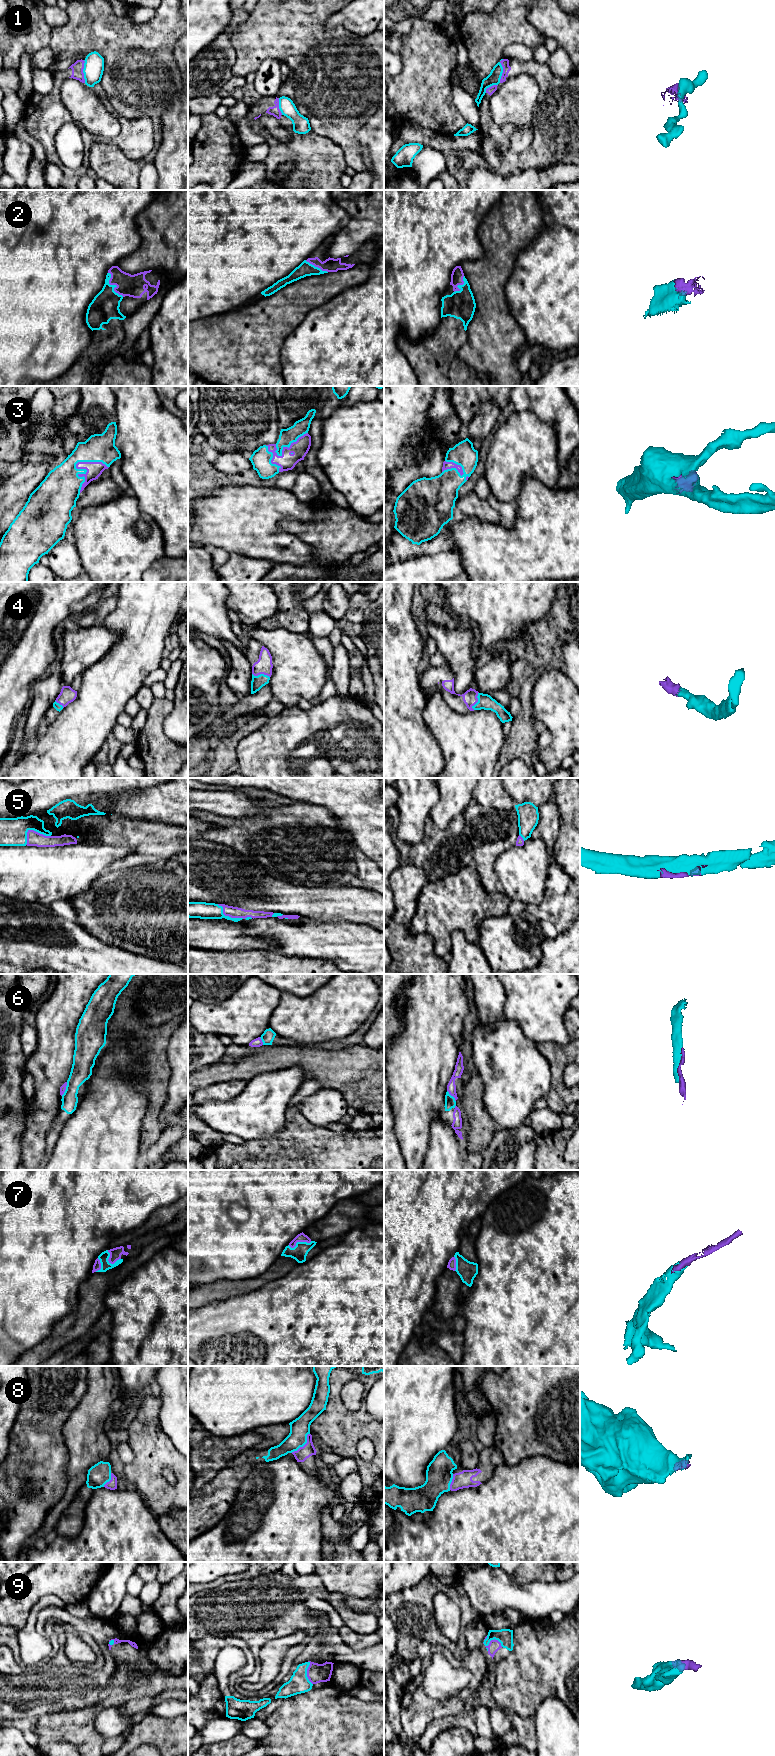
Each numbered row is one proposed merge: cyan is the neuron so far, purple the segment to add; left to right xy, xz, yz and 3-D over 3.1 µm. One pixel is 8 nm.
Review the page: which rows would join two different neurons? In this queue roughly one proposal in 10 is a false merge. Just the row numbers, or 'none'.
1

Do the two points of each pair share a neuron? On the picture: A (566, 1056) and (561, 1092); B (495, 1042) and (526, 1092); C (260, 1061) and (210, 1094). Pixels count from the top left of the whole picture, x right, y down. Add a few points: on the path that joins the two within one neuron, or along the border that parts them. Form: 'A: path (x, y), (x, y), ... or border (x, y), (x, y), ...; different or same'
A: path (558, 1065), (558, 1083); same
B: path (502, 1054), (510, 1064), (515, 1074), (515, 1080); same
C: border (246, 1080), (232, 1079), (215, 1082), (209, 1086); different

